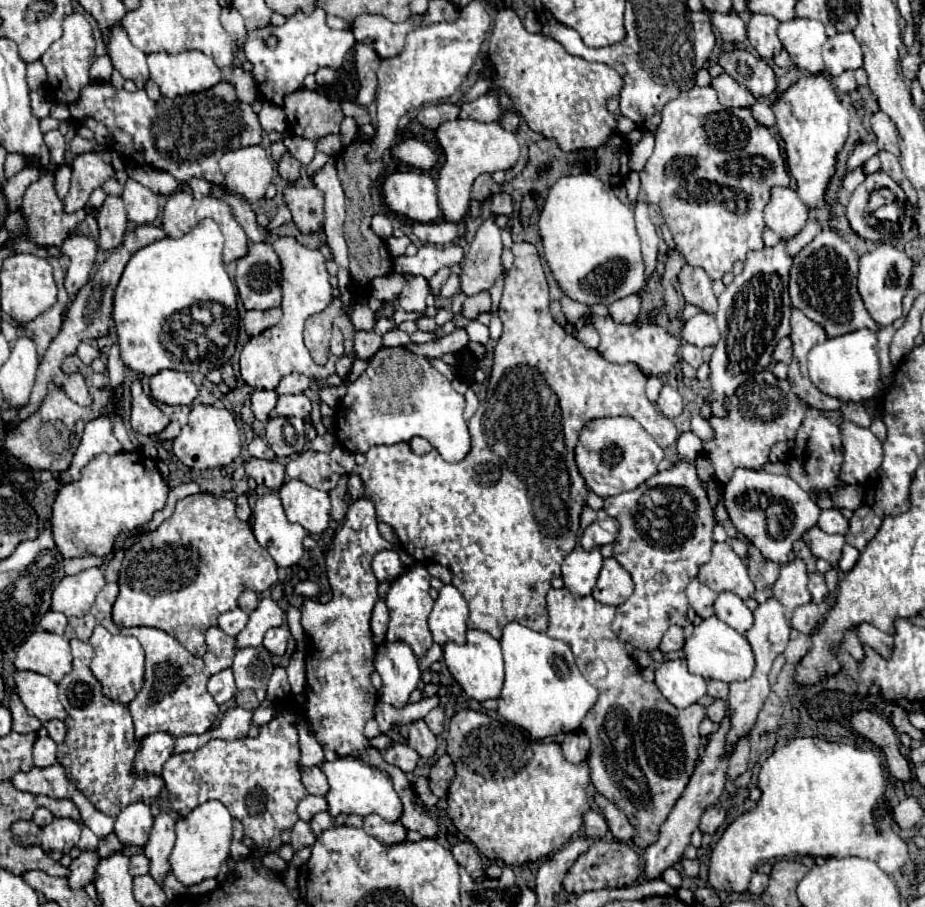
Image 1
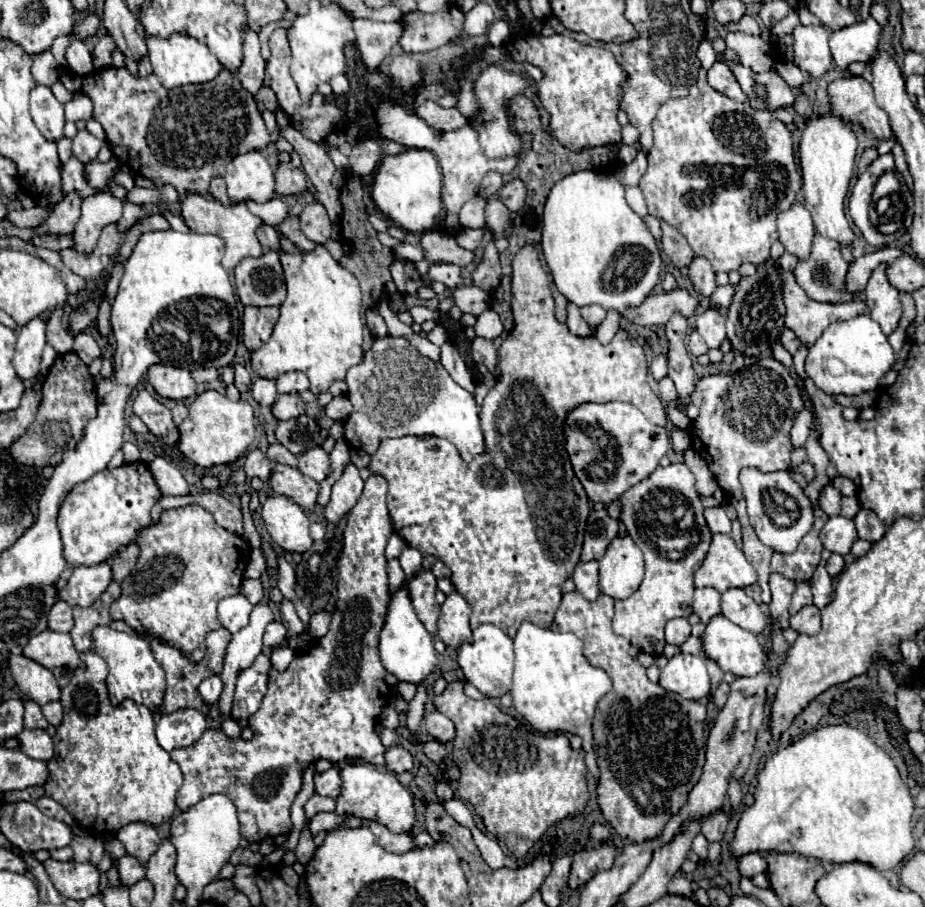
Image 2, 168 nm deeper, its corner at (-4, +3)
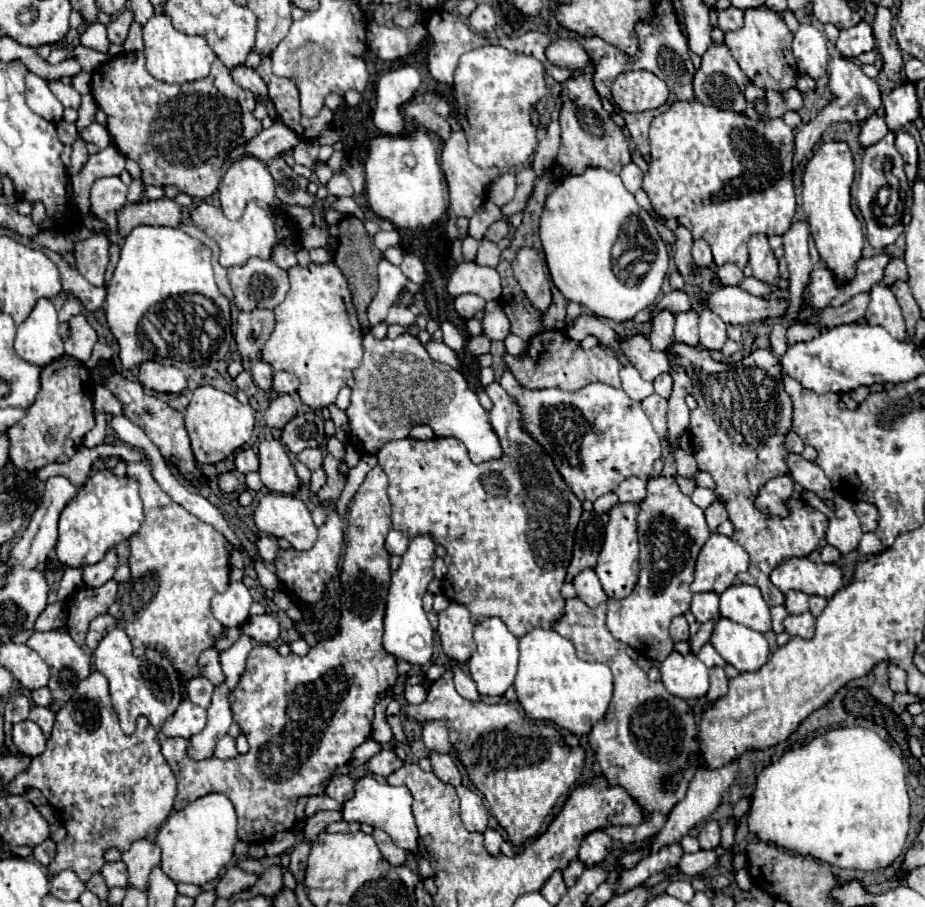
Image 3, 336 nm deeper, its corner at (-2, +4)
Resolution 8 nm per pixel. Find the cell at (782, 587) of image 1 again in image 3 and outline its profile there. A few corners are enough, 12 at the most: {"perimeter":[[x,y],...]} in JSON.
{"perimeter":[[788,592],[784,602],[788,614],[808,610],[808,594]]}

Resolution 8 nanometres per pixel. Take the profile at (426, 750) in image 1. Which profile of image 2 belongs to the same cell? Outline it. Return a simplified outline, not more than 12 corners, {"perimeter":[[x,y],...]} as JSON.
{"perimeter":[[438,741],[424,743],[430,761],[442,763],[446,747]]}

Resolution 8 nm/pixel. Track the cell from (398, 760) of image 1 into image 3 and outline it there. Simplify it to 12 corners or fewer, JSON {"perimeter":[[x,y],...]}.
{"perimeter":[[392,748],[368,760],[372,774],[388,778],[404,766]]}

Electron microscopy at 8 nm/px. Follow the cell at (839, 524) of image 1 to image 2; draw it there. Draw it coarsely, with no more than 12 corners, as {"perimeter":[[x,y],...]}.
{"perimeter":[[832,485],[820,489],[818,505],[828,515],[840,515],[840,491]]}

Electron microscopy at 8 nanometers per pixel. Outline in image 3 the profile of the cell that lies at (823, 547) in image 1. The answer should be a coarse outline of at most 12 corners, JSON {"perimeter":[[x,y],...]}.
{"perimeter":[[836,496],[826,542],[848,554],[862,528],[852,504]]}

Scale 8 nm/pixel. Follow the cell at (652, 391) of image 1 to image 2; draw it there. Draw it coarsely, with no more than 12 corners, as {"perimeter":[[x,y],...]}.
{"perimeter":[[666,355],[650,361],[650,371],[656,381],[666,375]]}

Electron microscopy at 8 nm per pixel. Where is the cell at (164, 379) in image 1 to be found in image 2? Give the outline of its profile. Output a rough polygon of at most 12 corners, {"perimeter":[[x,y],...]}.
{"perimeter":[[152,365],[148,381],[160,397],[186,399],[196,393],[190,371]]}

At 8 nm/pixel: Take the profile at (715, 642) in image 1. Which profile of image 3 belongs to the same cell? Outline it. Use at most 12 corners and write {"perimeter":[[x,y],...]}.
{"perimeter":[[718,618],[710,644],[738,672],[768,662],[764,634]]}

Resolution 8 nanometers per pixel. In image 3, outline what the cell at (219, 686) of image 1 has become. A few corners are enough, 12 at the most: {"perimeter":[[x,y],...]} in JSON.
{"perimeter":[[204,676],[186,684],[188,700],[208,708],[214,684]]}

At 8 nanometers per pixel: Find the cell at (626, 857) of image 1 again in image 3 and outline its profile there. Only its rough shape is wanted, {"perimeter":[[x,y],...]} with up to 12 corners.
{"perimeter":[[576,858],[564,870],[564,882],[574,886],[584,864]]}

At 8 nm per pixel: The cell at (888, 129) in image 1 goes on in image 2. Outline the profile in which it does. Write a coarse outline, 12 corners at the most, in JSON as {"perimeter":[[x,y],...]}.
{"perimeter":[[858,75],[828,85],[830,113],[880,141],[892,137],[872,85]]}

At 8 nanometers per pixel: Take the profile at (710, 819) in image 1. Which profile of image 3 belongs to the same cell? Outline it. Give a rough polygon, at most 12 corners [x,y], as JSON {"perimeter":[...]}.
{"perimeter":[[710,820],[698,834],[702,850],[720,844],[720,824]]}

